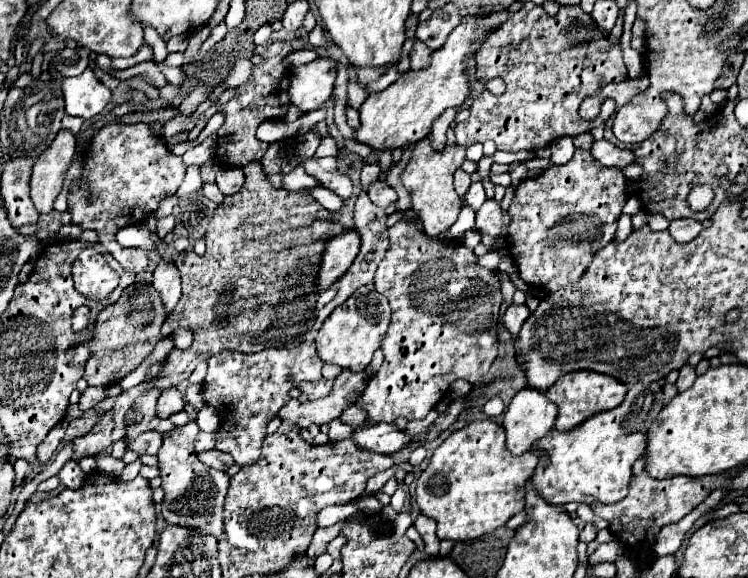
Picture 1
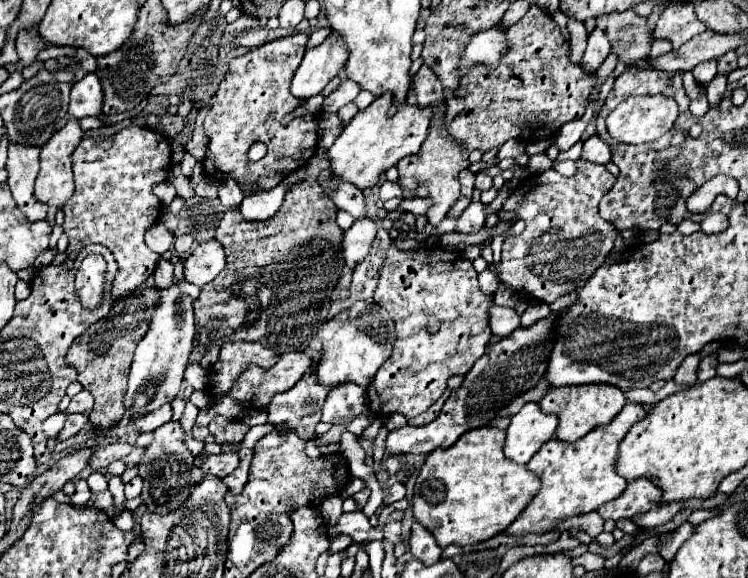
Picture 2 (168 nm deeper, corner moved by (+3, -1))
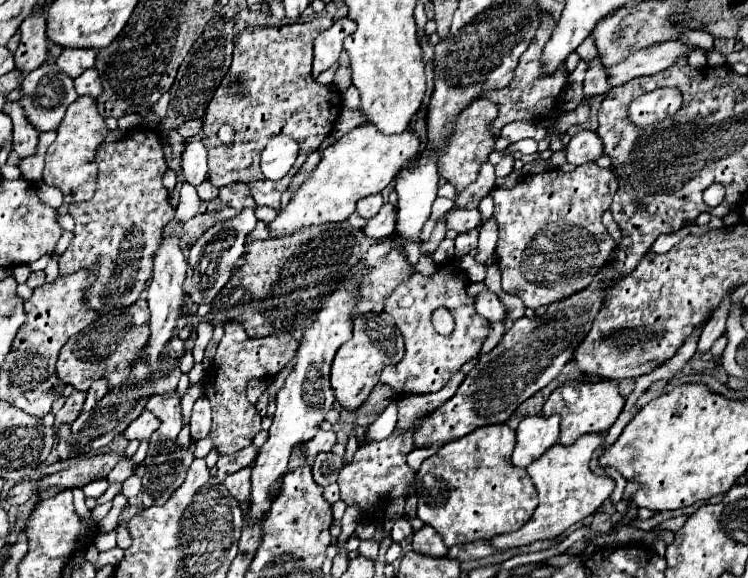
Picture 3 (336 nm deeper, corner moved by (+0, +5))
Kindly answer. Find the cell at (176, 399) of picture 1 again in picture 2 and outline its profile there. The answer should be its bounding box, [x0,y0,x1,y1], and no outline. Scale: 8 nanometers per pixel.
[134,405,172,433]

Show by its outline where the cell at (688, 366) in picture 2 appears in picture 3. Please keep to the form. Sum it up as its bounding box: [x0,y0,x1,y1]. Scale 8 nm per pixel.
[697,297,731,353]

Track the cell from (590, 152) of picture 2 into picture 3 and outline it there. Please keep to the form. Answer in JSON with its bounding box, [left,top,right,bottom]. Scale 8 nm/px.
[567,131,603,165]

